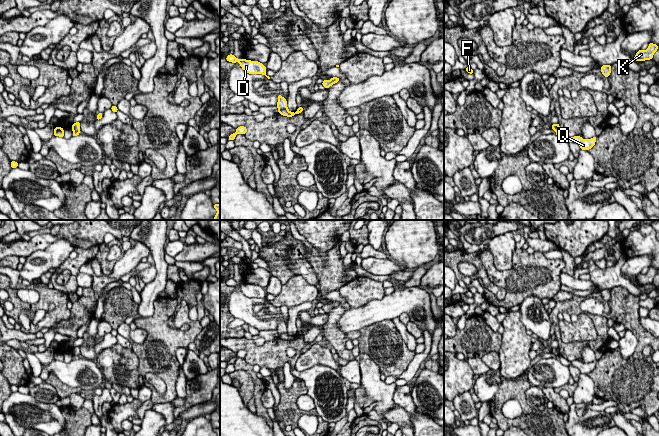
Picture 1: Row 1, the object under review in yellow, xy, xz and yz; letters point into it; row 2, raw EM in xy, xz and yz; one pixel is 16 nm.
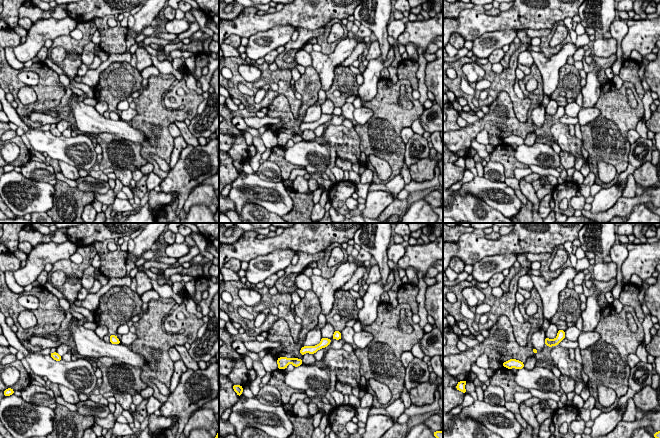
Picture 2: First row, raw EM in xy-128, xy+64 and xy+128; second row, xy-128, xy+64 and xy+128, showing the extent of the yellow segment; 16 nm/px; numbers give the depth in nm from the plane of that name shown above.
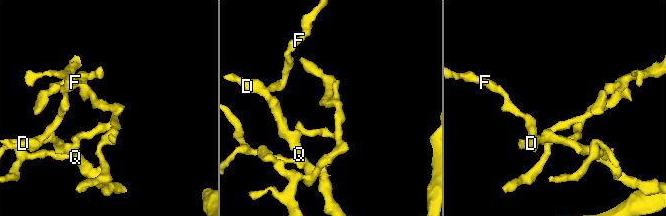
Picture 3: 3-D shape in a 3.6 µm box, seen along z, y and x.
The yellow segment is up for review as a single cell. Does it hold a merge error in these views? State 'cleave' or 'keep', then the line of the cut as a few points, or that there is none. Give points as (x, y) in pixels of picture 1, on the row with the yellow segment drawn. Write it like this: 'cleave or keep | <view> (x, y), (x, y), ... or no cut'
cleave | xy (73, 130), (79, 132)

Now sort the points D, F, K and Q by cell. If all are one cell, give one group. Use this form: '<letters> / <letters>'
D F Q / K

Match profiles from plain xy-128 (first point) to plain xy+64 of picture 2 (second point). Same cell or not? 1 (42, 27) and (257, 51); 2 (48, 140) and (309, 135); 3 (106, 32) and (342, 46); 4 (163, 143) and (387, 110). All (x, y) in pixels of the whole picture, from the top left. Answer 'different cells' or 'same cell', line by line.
1: same cell
2: different cells
3: different cells
4: same cell

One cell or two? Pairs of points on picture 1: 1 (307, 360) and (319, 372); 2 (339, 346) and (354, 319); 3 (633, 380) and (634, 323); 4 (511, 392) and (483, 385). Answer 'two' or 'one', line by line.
1: two
2: two
3: one
4: two

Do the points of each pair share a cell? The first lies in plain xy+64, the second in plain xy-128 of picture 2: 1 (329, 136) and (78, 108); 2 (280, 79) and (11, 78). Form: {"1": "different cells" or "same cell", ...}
{"1": "different cells", "2": "same cell"}

